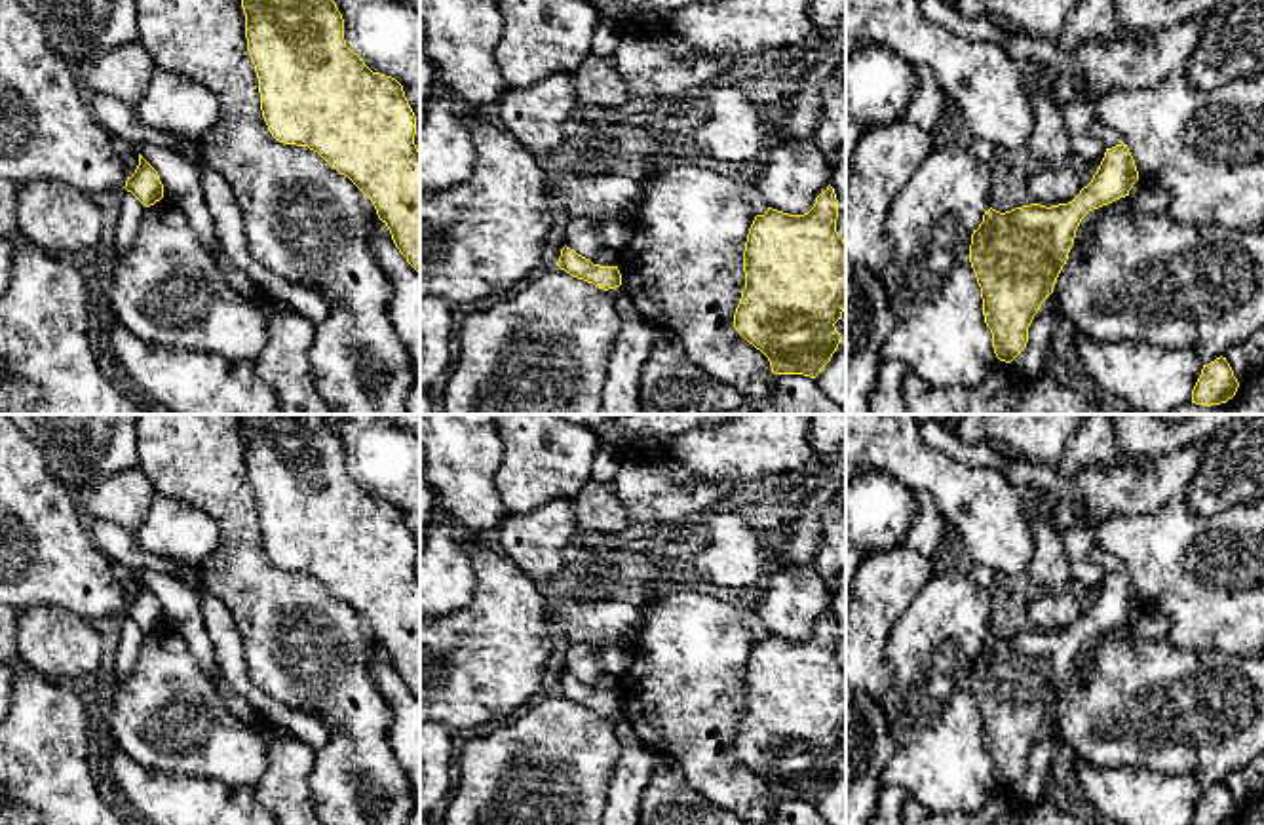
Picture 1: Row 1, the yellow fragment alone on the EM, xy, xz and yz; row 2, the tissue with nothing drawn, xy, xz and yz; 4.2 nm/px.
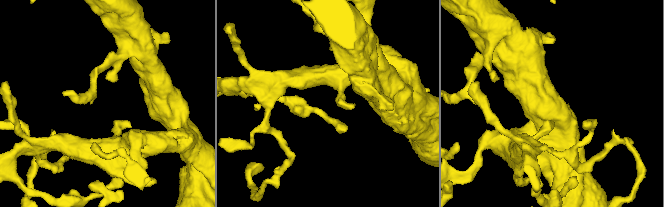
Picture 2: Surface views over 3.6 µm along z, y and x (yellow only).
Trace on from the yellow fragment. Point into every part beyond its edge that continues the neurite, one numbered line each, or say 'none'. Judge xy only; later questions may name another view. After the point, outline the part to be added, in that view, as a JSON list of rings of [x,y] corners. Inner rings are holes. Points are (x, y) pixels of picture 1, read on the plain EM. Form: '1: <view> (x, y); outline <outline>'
none

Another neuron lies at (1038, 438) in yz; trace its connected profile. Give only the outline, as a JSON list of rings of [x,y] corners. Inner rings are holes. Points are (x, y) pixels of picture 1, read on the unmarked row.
[[[966,414],[956,433],[967,443],[1007,443],[1028,464],[1059,468],[1076,430],[1093,414]]]

